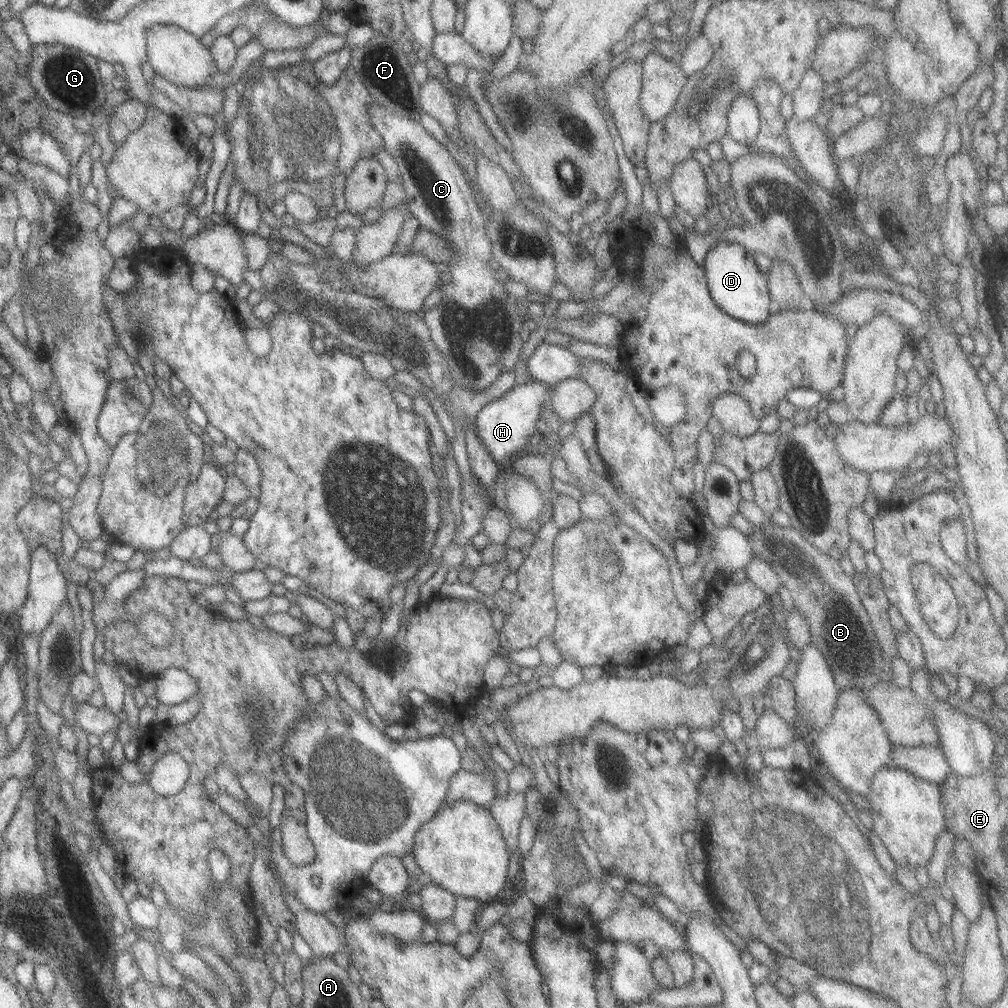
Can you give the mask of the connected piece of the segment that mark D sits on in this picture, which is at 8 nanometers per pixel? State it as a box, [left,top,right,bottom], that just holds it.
[701,239,769,325]

